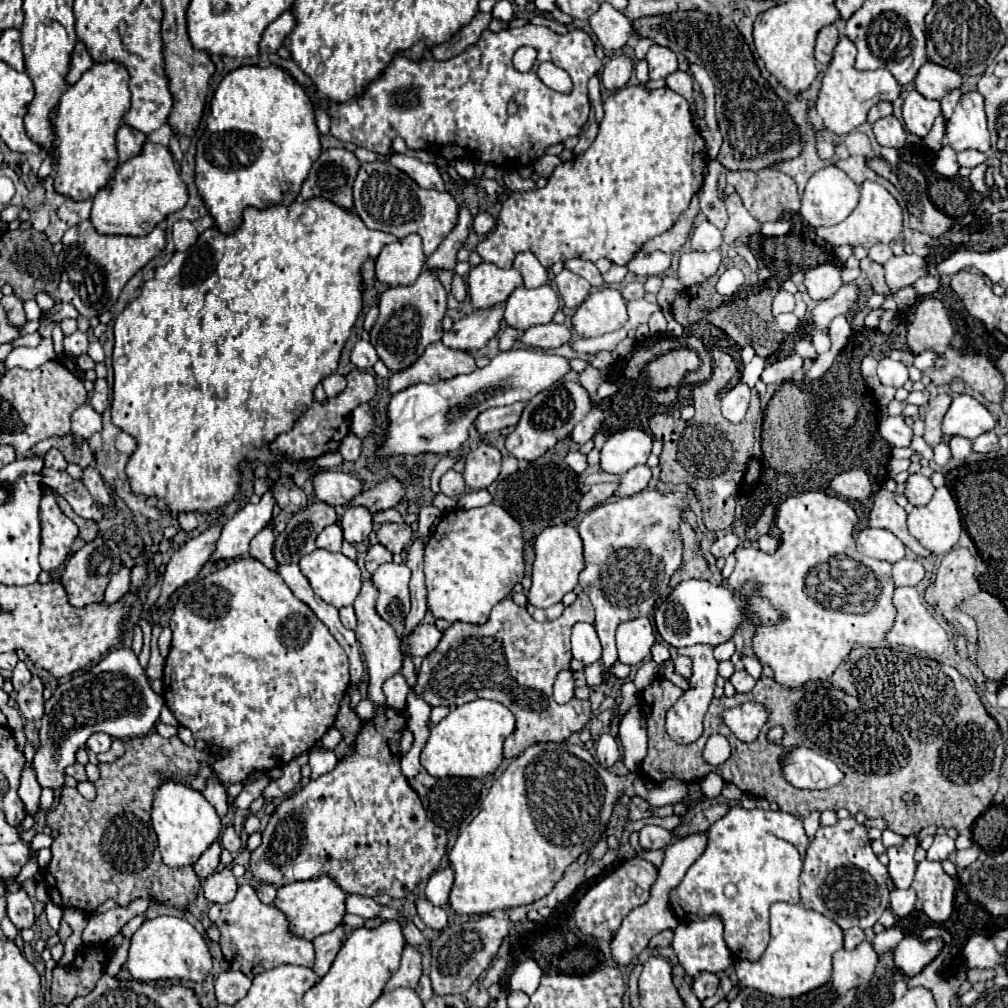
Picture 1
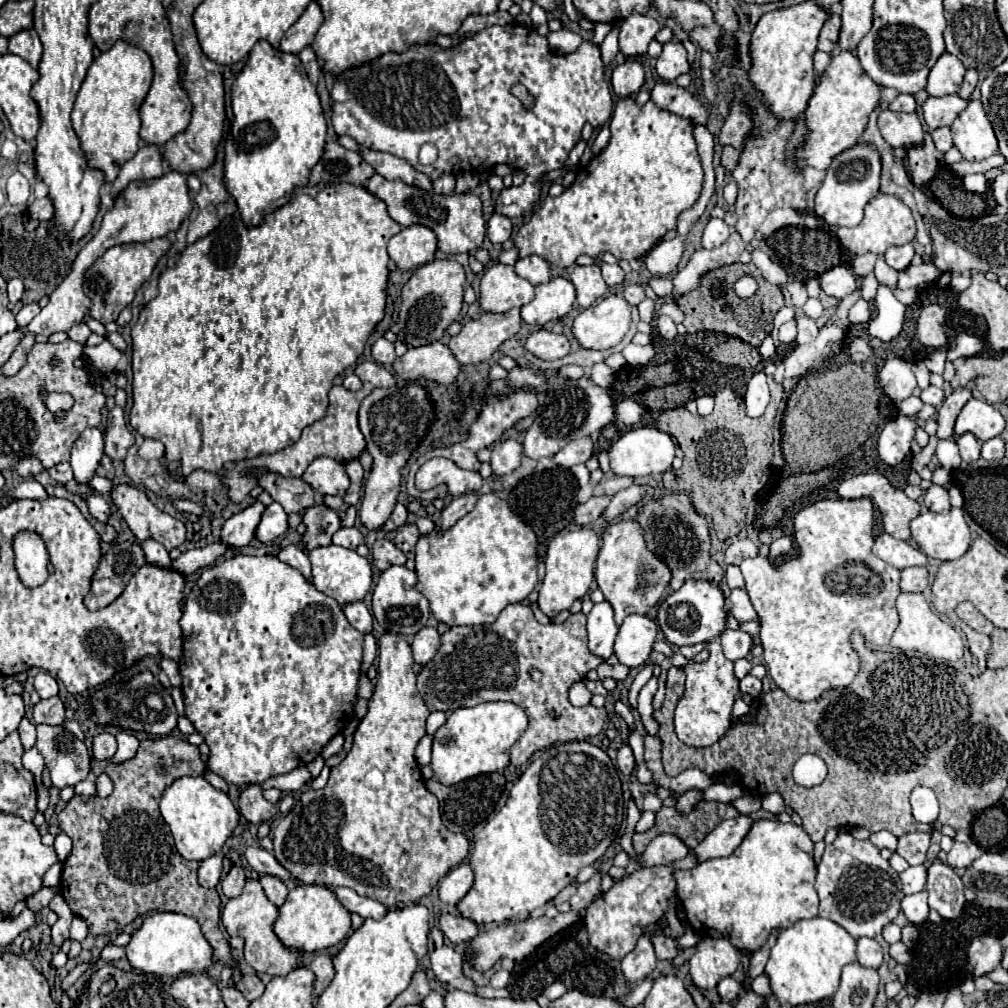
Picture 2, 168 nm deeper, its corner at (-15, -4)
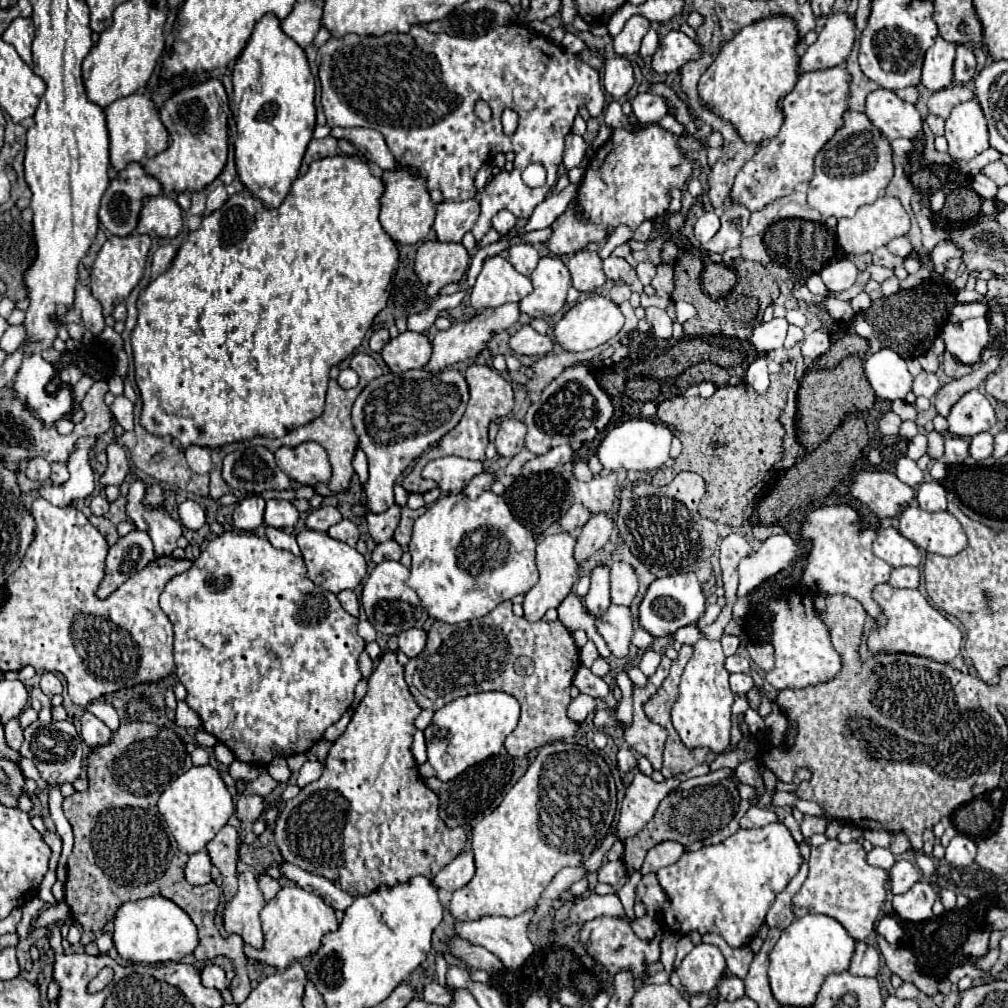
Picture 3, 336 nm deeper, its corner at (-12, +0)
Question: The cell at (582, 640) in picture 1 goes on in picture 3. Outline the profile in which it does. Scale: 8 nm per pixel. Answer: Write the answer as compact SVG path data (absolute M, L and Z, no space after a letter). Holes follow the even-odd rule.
M597 565L591 569L591 589L585 597L587 611L591 615L601 615L609 605L609 567L607 565Z

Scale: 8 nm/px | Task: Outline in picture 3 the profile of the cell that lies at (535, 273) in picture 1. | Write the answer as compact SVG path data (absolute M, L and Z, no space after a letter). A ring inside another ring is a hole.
M515 243L509 247L509 261L519 273L529 277L539 263L539 253L529 243Z

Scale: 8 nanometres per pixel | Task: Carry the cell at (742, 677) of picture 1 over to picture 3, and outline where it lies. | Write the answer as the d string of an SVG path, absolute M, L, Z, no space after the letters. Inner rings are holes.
M733 673L729 675L729 685L735 695L745 695L753 687L753 677L745 673Z

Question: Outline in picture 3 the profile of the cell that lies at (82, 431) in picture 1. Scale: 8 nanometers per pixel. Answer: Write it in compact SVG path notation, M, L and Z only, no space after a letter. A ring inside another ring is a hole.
M83 437L77 441L77 449L73 451L69 459L69 481L57 487L41 487L39 493L47 501L51 501L57 507L69 507L71 503L85 499L95 489L95 473L89 465L89 449L95 443L95 439Z

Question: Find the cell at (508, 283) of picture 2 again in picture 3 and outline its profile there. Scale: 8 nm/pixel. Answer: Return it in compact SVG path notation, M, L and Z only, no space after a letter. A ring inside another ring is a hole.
M501 255L487 257L483 269L477 277L475 287L471 289L471 305L477 311L499 307L509 301L521 301L533 291L529 277L513 269L513 265Z

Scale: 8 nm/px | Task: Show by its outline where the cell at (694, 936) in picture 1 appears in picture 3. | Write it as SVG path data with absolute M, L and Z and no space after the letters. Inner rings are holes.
M697 945L675 969L689 995L709 993L725 971L725 957L715 945Z

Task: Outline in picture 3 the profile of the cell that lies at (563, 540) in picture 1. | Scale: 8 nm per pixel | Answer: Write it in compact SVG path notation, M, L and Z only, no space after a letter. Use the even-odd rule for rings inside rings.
M553 533L537 543L535 553L537 553L539 583L533 589L529 589L523 599L523 611L525 611L523 617L527 621L531 623L539 621L547 609L557 607L569 595L573 583L577 581L577 569L579 569L579 563L573 559L573 547L575 547L575 537L569 533Z

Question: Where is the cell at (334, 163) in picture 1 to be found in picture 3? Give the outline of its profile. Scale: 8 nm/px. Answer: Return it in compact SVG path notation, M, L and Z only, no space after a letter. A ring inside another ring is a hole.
M335 137L311 139L311 143L307 147L307 153L303 157L303 163L301 163L301 175L305 175L305 171L307 171L311 161L323 159L323 157L331 157L331 155L337 155L337 139Z

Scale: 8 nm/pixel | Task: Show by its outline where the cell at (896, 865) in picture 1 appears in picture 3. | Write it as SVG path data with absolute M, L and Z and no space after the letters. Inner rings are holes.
M897 861L891 867L889 875L891 875L891 881L889 881L891 893L895 893L895 895L905 893L919 881L919 867L911 861Z

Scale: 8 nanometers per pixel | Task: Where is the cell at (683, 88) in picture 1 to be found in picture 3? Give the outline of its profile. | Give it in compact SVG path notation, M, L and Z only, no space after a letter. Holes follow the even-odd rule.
M639 93L633 99L633 115L641 123L655 123L669 113L671 113L671 109L667 107L663 97L657 97L651 93Z

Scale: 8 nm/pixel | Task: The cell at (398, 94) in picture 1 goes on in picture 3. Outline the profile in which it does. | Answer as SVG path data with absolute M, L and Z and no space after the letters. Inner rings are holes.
M517 23L497 27L495 31L491 31L491 33L487 33L487 35L478 36L476 38L451 36L445 35L445 33L429 33L423 25L413 25L407 33L385 33L385 35L381 35L381 37L373 37L373 35L355 35L355 33L349 33L349 35L339 37L339 39L337 39L337 37L331 37L327 43L323 43L323 45L319 47L319 81L321 81L321 105L323 105L323 111L325 111L325 117L327 117L327 125L329 125L329 127L369 127L369 129L381 131L383 137L385 137L385 141L387 141L387 145L389 145L389 149L391 149L391 153L395 155L395 161L397 161L401 167L413 167L421 177L425 177L427 189L429 189L429 191L439 189L439 191L443 193L445 201L465 201L465 199L474 198L478 190L475 187L475 183L473 183L473 179L475 179L479 167L481 167L485 161L493 159L499 151L503 151L503 153L513 151L513 153L515 153L515 167L513 167L513 171L503 171L503 173L495 175L495 177L491 179L491 183L487 183L487 187L483 189L483 197L481 197L481 199L483 199L483 201L481 201L481 215L479 215L477 225L475 225L473 231L471 231L471 233L475 235L477 245L481 243L481 239L485 237L485 233L491 229L491 219L493 219L493 215L495 215L499 209L509 209L509 211L511 211L515 217L519 217L519 219L529 219L529 217L531 217L533 209L547 197L547 193L551 191L551 187L553 187L555 181L557 181L557 171L559 171L559 165L561 165L561 161L563 161L563 143L565 143L565 137L569 135L571 127L573 127L573 119L575 119L579 107L585 105L585 107L589 109L591 117L597 117L597 115L603 113L603 105L605 105L603 89L601 89L601 81L599 81L599 73L597 73L593 67L589 67L589 65L585 65L583 61L579 61L573 53L569 53L569 51L565 51L565 49L553 45L547 37L543 37L543 35L539 35L539 33L531 31L531 29L527 29L525 25L517 25ZM525 83L527 83L529 87L537 89L539 97L537 97L533 109L529 109L529 111L519 111L519 127L517 127L517 131L515 131L511 137L507 137L507 135L503 133L503 127L501 127L501 113L503 113L503 109L507 109L507 107L513 109L513 89L519 87L519 85L525 85ZM477 99L485 99L485 101L491 105L491 109L493 109L493 119L491 119L489 123L483 123L483 121L475 115L473 107L475 107L475 101L477 101ZM529 163L541 163L541 165L545 167L545 171L547 171L547 181L545 181L545 185L539 187L539 189L527 187L527 185L523 183L523 179L521 179L521 173L523 173L523 169L525 169Z

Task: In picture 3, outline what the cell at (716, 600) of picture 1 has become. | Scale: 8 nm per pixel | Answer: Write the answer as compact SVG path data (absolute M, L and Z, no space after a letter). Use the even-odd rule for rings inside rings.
M679 573L663 579L655 579L639 605L639 625L649 631L653 637L673 635L679 627L697 623L705 611L705 595L701 591L701 583L693 573Z

